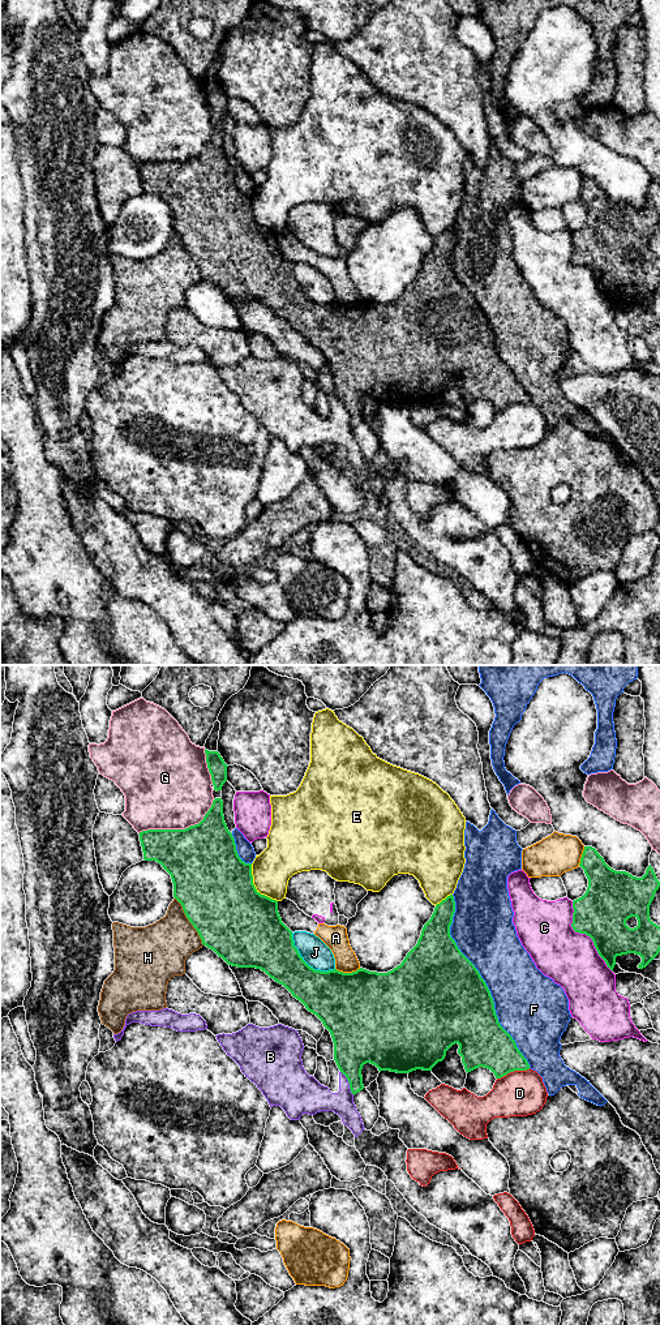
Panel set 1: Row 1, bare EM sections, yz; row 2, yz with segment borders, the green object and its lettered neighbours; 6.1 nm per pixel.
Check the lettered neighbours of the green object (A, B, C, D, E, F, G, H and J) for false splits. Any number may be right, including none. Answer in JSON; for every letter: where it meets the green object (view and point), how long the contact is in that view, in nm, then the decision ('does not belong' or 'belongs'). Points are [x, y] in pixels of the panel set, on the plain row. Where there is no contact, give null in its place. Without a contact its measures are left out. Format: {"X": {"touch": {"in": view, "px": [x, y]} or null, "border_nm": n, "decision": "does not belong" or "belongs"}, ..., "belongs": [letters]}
{"A": {"touch": {"in": "yz", "px": [347, 305]}, "border_nm": 160, "decision": "does not belong"}, "B": {"touch": {"in": "yz", "px": [348, 414]}, "border_nm": 170, "decision": "does not belong"}, "C": {"touch": {"in": "yz", "px": [584, 265]}, "border_nm": 500, "decision": "does not belong"}, "D": {"touch": {"in": "yz", "px": [513, 403]}, "border_nm": 220, "decision": "does not belong"}, "E": {"touch": {"in": "yz", "px": [254, 219]}, "border_nm": 280, "decision": "does not belong"}, "F": {"touch": {"in": "yz", "px": [484, 313]}, "border_nm": 1150, "decision": "does not belong"}, "G": {"touch": {"in": "yz", "px": [179, 162]}, "border_nm": 500, "decision": "does not belong"}, "H": {"touch": {"in": "yz", "px": [189, 253]}, "border_nm": 340, "decision": "does not belong"}, "J": {"touch": {"in": "yz", "px": [304, 294]}, "border_nm": 360, "decision": "does not belong"}, "belongs": []}

